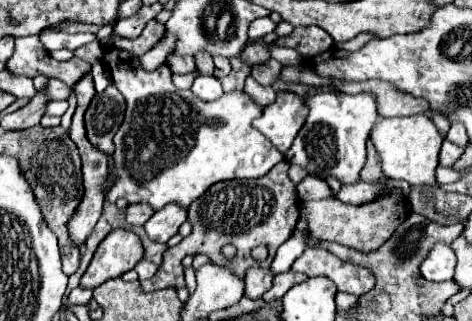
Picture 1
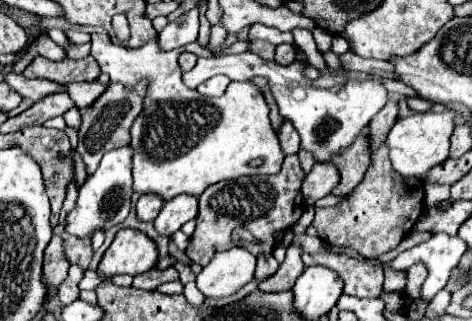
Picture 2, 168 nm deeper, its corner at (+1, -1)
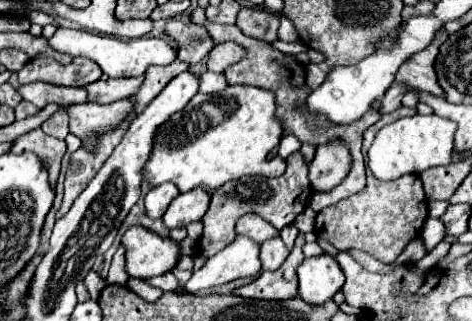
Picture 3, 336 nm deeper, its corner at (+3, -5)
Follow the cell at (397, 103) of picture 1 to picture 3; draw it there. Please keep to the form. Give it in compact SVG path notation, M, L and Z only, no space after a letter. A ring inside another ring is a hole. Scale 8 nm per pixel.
M399 107L387 115L383 115L378 122L370 126L363 135L361 153L364 157L367 187L347 199L341 199L339 203L323 209L315 219L315 233L327 239L335 249L347 251L347 249L361 249L369 253L371 257L379 259L381 263L393 263L399 253L405 249L405 245L415 239L423 223L427 219L427 197L423 193L423 185L419 175L403 175L397 179L397 187L393 187L393 181L381 183L379 179L373 179L373 174L368 167L368 149L375 139L377 132L391 121L397 121L401 117L411 117L417 113L416 108Z

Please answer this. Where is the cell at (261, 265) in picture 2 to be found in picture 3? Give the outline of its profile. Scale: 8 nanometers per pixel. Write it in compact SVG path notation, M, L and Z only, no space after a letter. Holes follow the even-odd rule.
M273 237L269 241L265 241L261 245L261 263L263 263L263 271L273 271L277 267L281 267L281 263L285 261L285 257L289 255L289 249L285 247L281 237Z

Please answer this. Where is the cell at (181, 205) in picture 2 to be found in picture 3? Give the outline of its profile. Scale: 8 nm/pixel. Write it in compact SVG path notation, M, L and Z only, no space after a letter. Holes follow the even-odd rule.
M199 185L199 187L191 189L191 191L187 191L187 193L179 193L171 201L169 209L165 211L163 221L165 221L165 225L169 229L185 227L185 225L189 225L193 221L203 219L209 203L211 203L211 193L203 185Z

